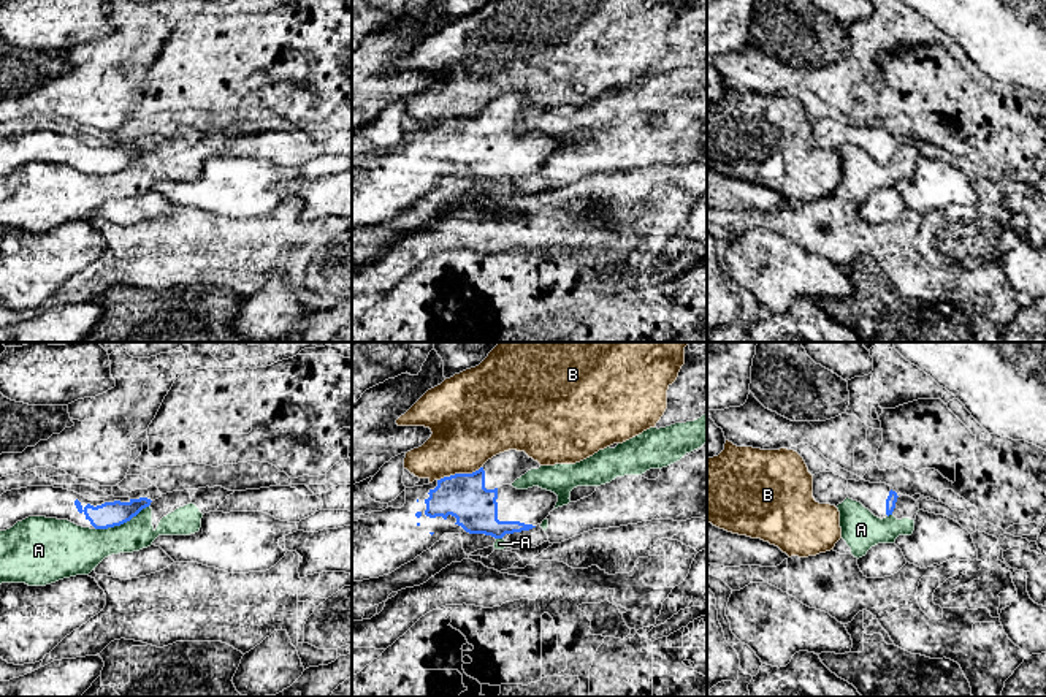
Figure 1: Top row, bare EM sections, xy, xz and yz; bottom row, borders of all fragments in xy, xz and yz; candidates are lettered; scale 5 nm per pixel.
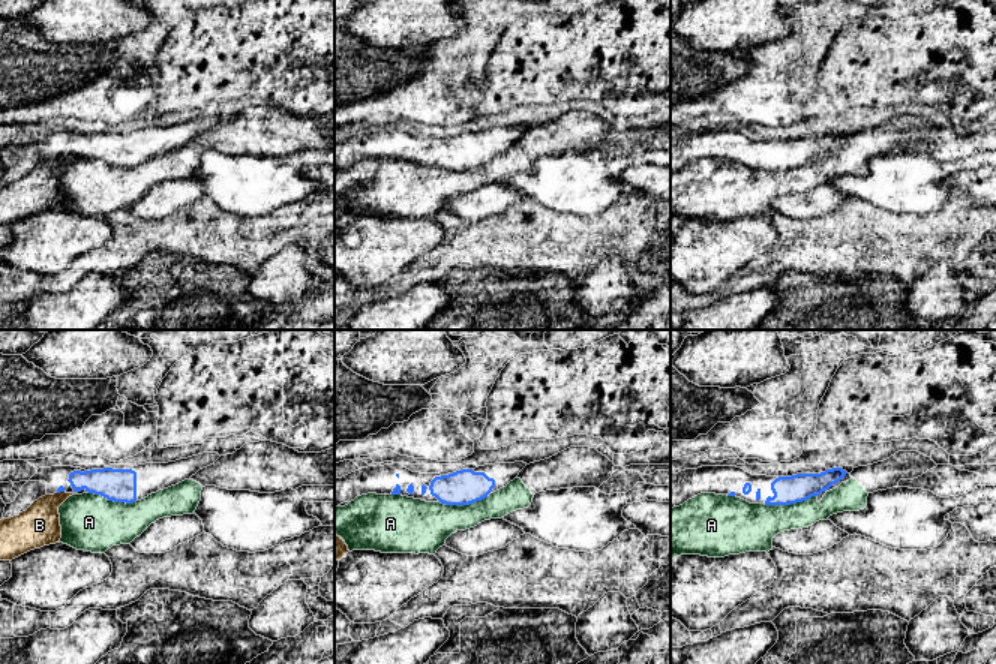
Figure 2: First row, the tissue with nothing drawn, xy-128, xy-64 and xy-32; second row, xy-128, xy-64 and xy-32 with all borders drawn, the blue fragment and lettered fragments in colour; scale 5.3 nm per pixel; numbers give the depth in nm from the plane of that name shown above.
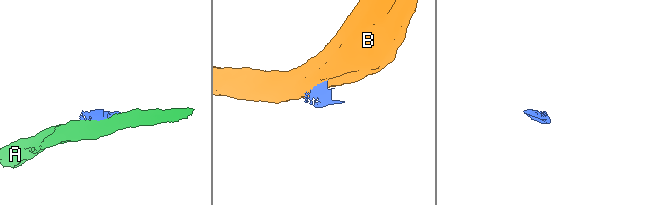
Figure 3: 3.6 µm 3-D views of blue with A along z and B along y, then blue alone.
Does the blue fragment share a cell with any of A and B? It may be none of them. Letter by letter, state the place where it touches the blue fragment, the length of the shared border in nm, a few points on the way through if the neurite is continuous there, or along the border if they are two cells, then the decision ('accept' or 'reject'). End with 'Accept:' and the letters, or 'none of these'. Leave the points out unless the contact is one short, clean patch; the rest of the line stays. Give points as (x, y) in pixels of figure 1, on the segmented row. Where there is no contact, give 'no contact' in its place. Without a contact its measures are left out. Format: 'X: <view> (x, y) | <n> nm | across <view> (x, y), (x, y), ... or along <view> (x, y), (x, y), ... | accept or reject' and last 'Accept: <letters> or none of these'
A: xy (122, 523) | 300 nm | reject
B: xz (458, 474) | 240 nm | along xz (481, 466), (471, 472), (455, 472), (438, 480) | reject
Accept: none of these

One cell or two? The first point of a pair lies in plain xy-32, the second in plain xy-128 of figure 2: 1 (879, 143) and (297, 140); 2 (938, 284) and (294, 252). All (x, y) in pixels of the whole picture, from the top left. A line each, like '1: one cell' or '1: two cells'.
1: one cell
2: one cell

